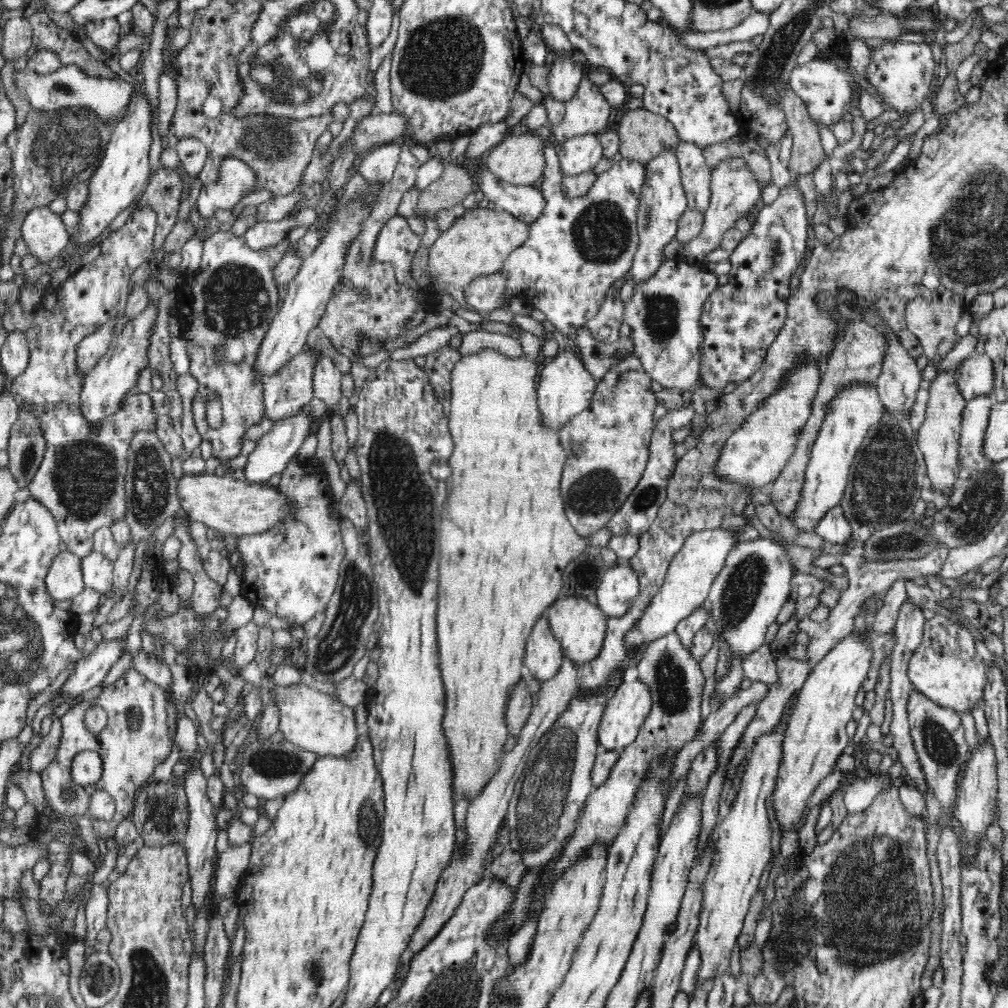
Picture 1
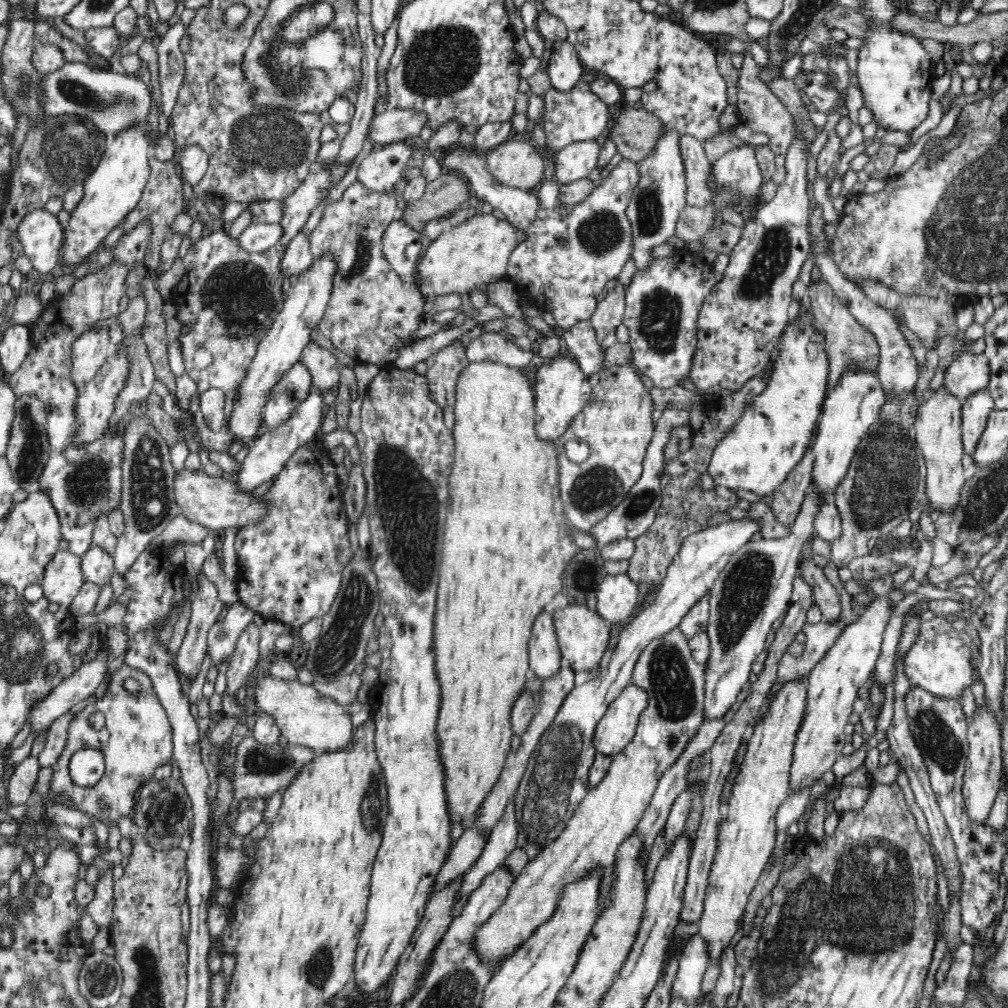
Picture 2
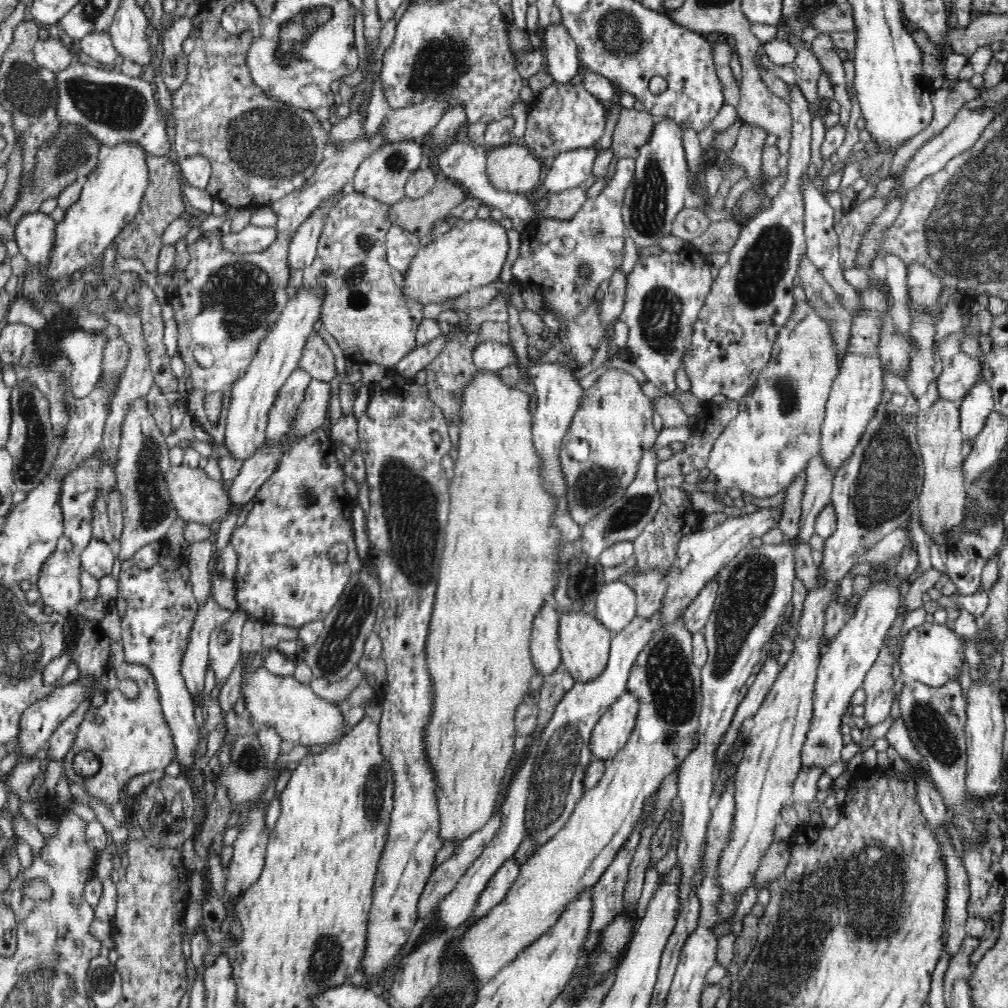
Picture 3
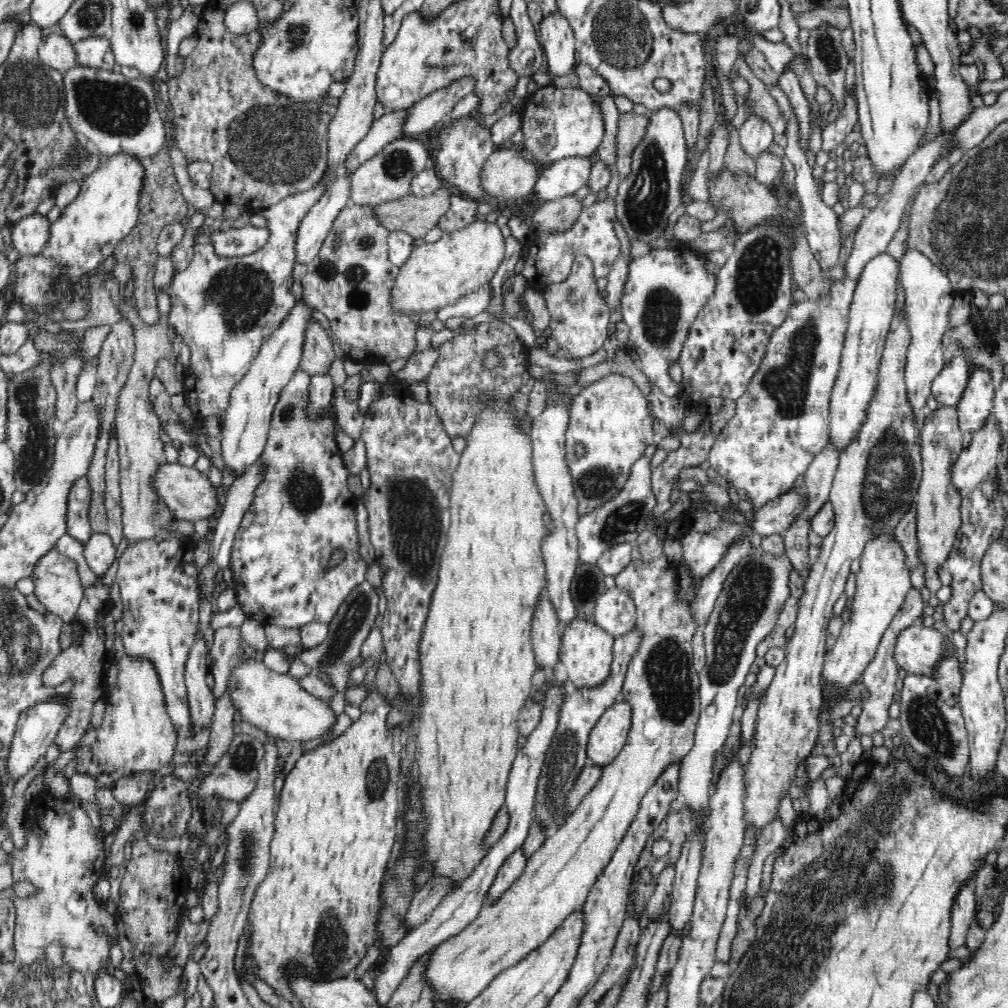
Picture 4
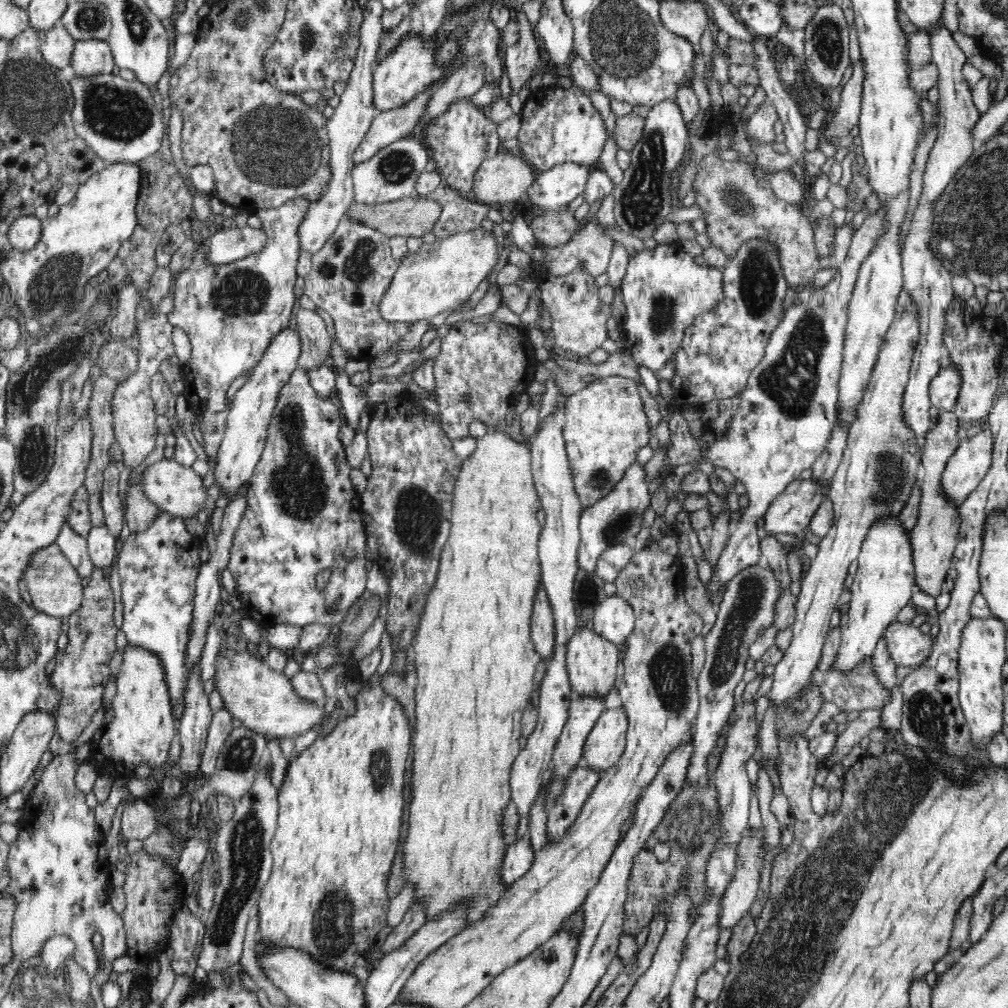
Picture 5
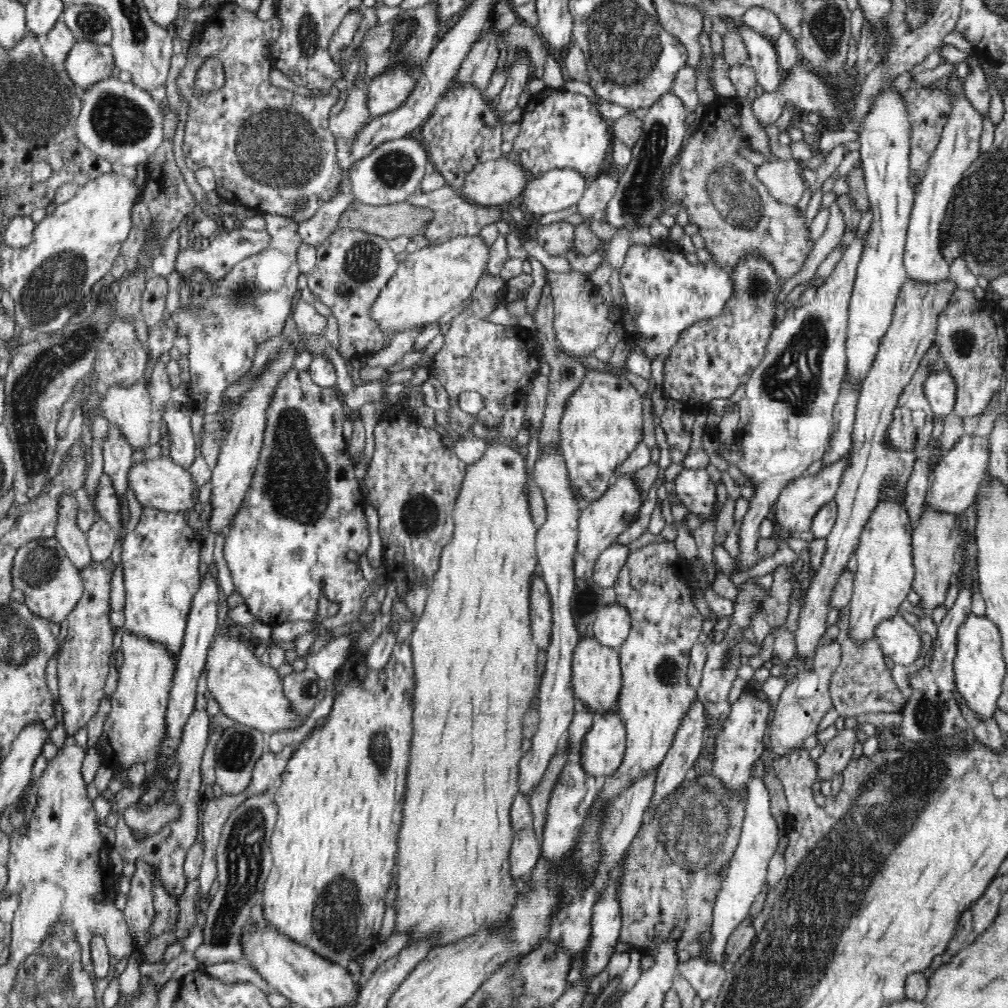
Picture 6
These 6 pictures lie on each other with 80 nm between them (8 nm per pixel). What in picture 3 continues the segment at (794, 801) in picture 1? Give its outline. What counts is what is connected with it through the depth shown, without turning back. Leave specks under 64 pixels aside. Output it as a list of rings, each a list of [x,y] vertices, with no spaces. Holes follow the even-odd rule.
[[[895,568],[882,573],[871,575],[874,584],[864,593],[854,611],[854,616],[836,634],[834,641],[822,653],[820,666],[818,666],[813,698],[814,720],[806,734],[801,750],[801,768],[819,766],[826,768],[841,759],[841,750],[844,748],[842,741],[842,718],[846,708],[851,709],[852,694],[861,688],[866,672],[873,668],[883,648],[886,634],[897,618],[897,610],[901,604],[899,586],[906,579],[896,577]]]

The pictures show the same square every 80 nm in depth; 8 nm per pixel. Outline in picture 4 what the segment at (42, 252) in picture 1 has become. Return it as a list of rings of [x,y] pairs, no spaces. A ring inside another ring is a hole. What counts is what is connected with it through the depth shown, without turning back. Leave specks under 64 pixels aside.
[[[38,212],[11,224],[13,247],[21,256],[36,256],[48,243],[51,222]]]

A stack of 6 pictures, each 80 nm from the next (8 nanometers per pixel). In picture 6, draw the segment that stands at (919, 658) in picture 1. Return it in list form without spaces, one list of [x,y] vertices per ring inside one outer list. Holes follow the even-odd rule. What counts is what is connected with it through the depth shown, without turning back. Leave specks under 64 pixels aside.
[[[899,614],[880,624],[874,639],[891,664],[904,667],[916,662],[922,650],[919,630]]]

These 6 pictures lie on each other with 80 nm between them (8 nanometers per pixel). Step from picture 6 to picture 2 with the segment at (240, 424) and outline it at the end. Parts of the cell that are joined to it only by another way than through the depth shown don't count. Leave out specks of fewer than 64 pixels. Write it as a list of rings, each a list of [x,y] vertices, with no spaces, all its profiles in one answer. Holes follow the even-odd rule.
[[[322,256],[314,259],[312,264],[302,271],[298,281],[292,283],[291,289],[284,299],[282,310],[274,317],[272,326],[259,340],[256,354],[248,367],[244,381],[240,384],[234,410],[227,419],[232,440],[243,440],[244,446],[252,446],[254,435],[262,422],[264,405],[268,400],[270,390],[278,384],[281,376],[300,361],[304,347],[310,342],[310,334],[322,320],[328,306],[333,288],[334,272],[338,270],[336,259],[332,256]]]

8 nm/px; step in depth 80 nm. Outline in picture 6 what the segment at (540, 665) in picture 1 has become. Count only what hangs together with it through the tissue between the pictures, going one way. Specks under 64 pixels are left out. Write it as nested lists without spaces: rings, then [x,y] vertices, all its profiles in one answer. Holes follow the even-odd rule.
[[[538,572],[535,573],[530,594],[531,635],[534,644],[544,651],[547,651],[551,640],[553,624],[551,602],[546,582]]]

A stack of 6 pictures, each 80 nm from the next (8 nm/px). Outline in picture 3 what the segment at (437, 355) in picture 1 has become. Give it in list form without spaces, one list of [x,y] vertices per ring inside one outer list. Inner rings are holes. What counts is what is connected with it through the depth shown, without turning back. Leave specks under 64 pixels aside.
[[[485,321],[476,332],[460,332],[455,337],[449,339],[440,354],[430,362],[426,368],[426,387],[429,391],[429,399],[442,409],[442,414],[446,417],[446,422],[455,422],[458,427],[461,423],[461,406],[463,401],[464,388],[472,382],[472,377],[478,372],[472,358],[473,350],[485,340],[494,339],[502,341],[512,347],[510,337],[508,337],[509,326],[507,322]]]

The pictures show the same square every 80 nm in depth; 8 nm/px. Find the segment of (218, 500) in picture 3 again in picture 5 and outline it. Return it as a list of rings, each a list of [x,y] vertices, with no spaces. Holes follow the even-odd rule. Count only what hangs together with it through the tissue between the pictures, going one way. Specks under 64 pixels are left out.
[[[162,459],[143,470],[139,476],[140,485],[148,500],[154,502],[163,512],[174,516],[192,518],[206,509],[206,487],[202,477],[192,467],[182,466],[176,459]]]

